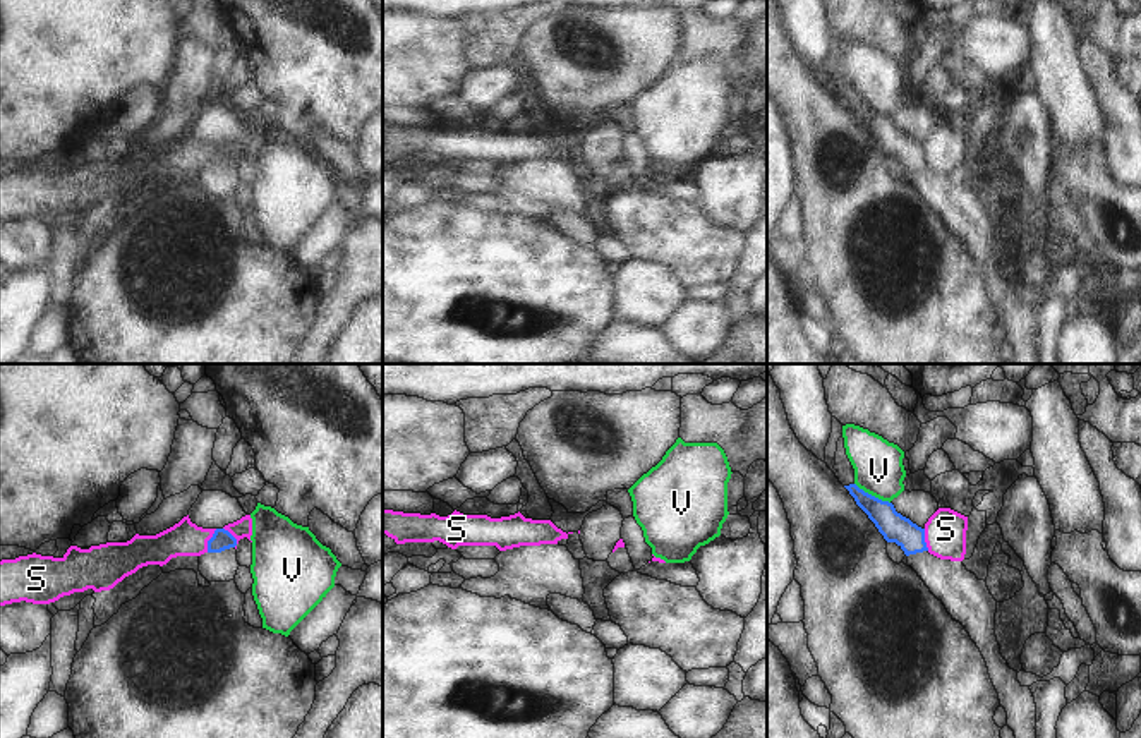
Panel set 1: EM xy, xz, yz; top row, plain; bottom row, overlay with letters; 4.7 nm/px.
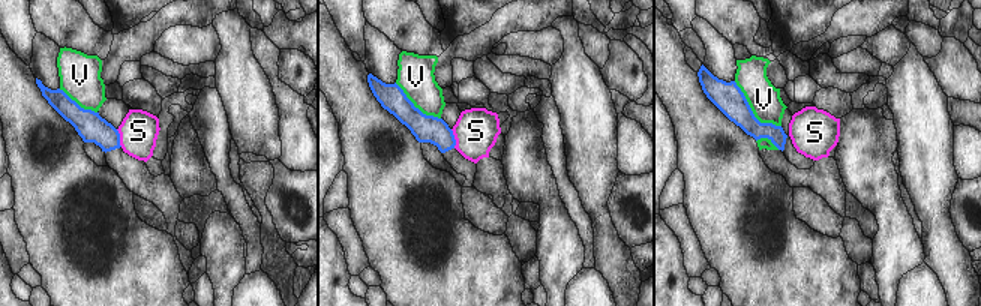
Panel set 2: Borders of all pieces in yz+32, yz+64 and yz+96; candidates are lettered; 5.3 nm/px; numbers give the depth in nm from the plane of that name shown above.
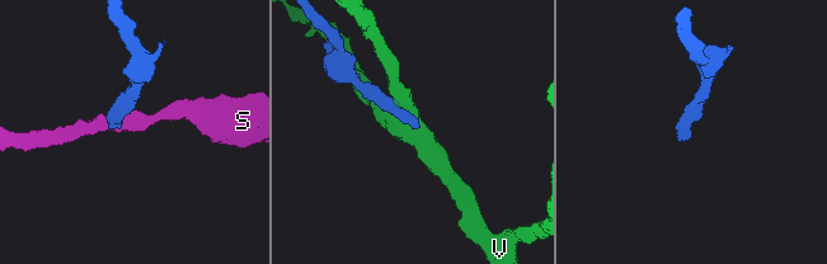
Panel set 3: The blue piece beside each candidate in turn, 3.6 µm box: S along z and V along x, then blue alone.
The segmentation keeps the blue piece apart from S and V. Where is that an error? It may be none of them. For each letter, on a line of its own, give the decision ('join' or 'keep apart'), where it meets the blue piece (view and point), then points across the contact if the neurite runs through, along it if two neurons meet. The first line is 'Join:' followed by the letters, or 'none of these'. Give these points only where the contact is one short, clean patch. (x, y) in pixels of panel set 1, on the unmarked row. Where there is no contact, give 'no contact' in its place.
Join: none of these
S: keep apart | xy (208, 157) | along xy (217, 145), (208, 157), (206, 167)
V: keep apart | yz (870, 110)

